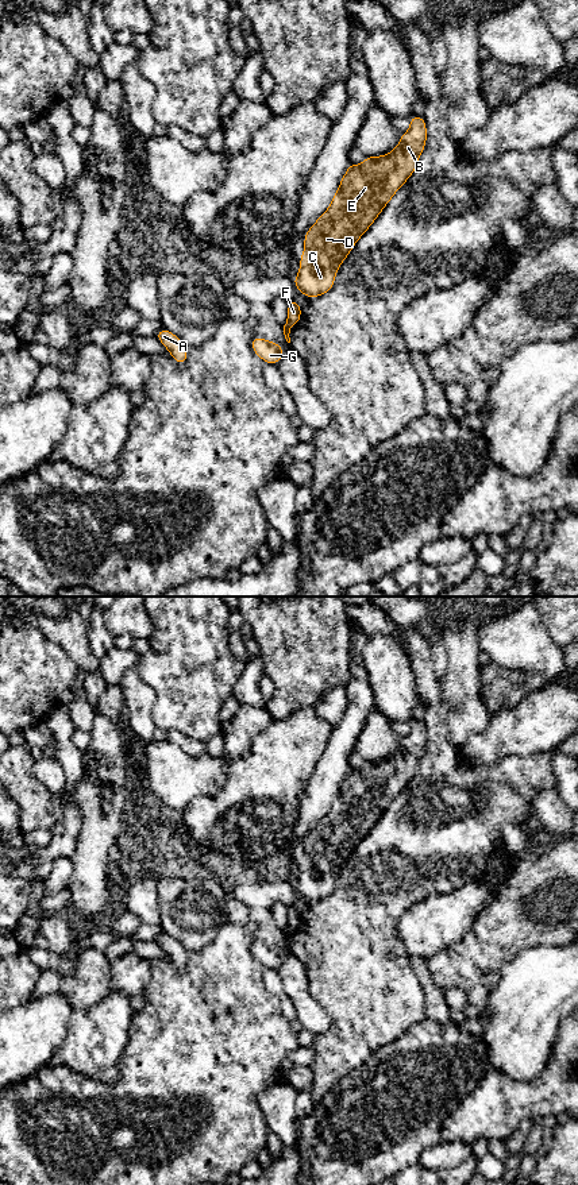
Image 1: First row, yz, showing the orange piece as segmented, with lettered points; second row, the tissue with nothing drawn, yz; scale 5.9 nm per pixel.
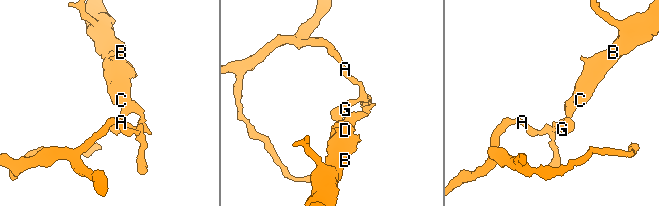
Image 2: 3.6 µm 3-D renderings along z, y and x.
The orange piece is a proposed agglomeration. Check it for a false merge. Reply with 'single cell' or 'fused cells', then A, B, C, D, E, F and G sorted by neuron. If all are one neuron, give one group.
fused cells; A G / B C D E F

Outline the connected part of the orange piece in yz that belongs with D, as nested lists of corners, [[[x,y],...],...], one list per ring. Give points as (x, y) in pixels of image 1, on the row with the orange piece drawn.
[[[423,115],[409,120],[409,131],[392,153],[348,165],[328,209],[305,232],[298,275],[292,281],[305,297],[316,298],[334,287],[342,262],[415,173],[427,126]]]

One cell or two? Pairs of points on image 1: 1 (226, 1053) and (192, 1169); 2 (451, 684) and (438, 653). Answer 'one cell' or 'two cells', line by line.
1: one cell
2: two cells

